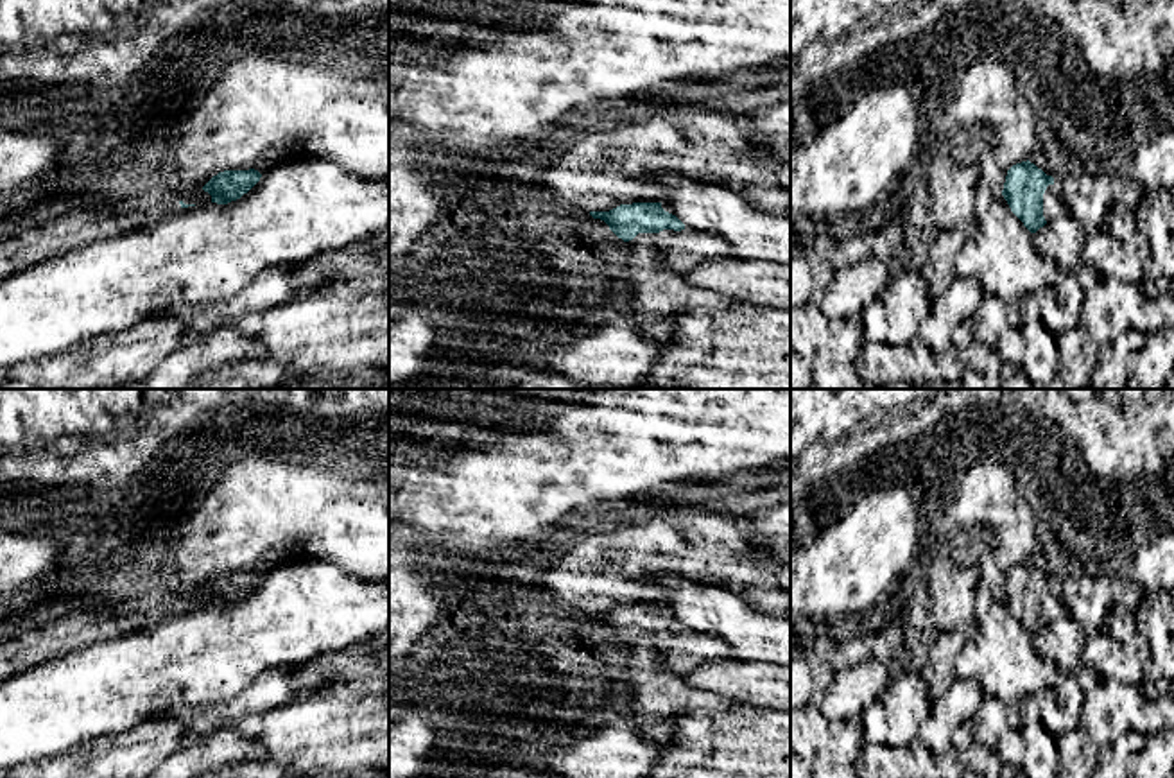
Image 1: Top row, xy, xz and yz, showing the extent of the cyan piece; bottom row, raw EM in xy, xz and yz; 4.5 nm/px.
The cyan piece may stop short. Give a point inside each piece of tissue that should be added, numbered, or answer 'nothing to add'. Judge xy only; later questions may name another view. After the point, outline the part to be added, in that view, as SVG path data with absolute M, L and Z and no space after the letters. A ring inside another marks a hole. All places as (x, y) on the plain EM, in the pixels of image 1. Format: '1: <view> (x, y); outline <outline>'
nothing to add

